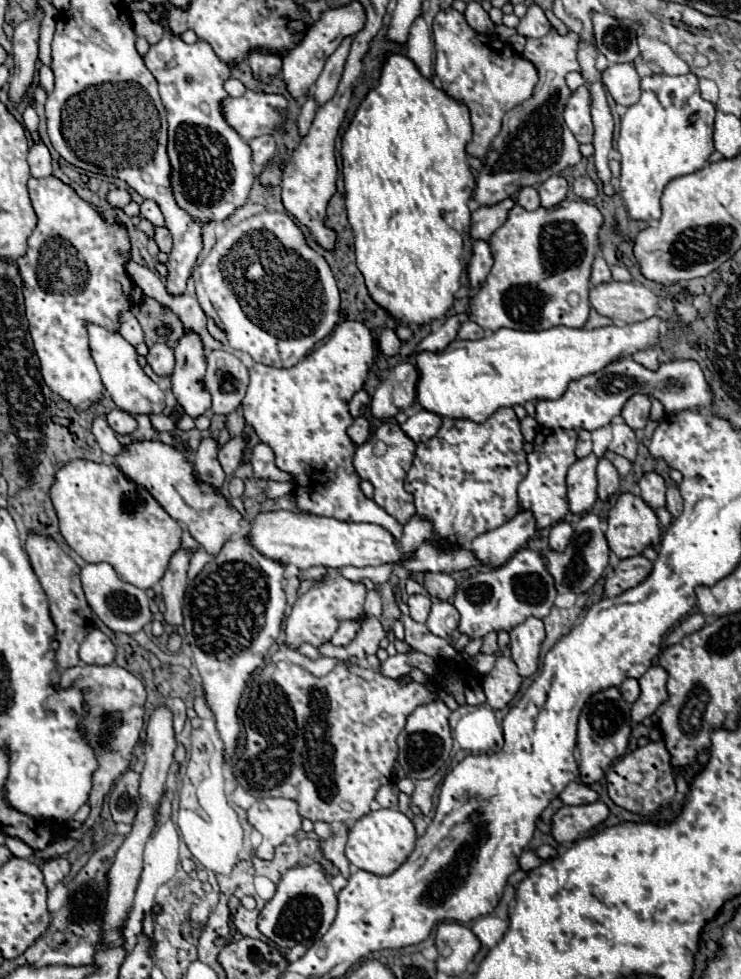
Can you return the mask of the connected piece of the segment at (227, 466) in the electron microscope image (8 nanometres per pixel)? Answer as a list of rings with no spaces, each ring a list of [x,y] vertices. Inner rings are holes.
[[[240,435],[240,437],[232,437],[232,439],[220,449],[218,461],[220,461],[220,465],[222,465],[222,469],[224,469],[224,473],[226,473],[228,477],[230,477],[230,475],[236,471],[236,467],[242,463],[246,445],[248,445],[248,437]]]

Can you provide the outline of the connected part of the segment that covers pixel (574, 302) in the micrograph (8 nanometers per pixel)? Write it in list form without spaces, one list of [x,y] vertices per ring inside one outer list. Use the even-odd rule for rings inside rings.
[[[564,199],[554,209],[536,209],[526,211],[516,205],[506,223],[494,231],[490,237],[490,247],[494,253],[494,267],[486,277],[486,285],[472,297],[468,317],[478,323],[486,331],[498,331],[502,327],[520,329],[520,331],[542,331],[556,325],[566,327],[584,327],[590,303],[588,303],[588,289],[590,289],[590,267],[600,251],[598,245],[598,231],[602,225],[602,213],[586,203],[586,201],[570,201]]]

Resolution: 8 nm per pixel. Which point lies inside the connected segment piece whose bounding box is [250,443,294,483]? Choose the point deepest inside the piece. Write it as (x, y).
(262, 460)

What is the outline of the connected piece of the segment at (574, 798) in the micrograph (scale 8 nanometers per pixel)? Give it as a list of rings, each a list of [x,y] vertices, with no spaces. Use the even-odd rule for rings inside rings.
[[[574,781],[574,783],[566,785],[566,789],[560,793],[560,799],[566,805],[586,805],[586,803],[598,801],[598,793],[590,785]]]

